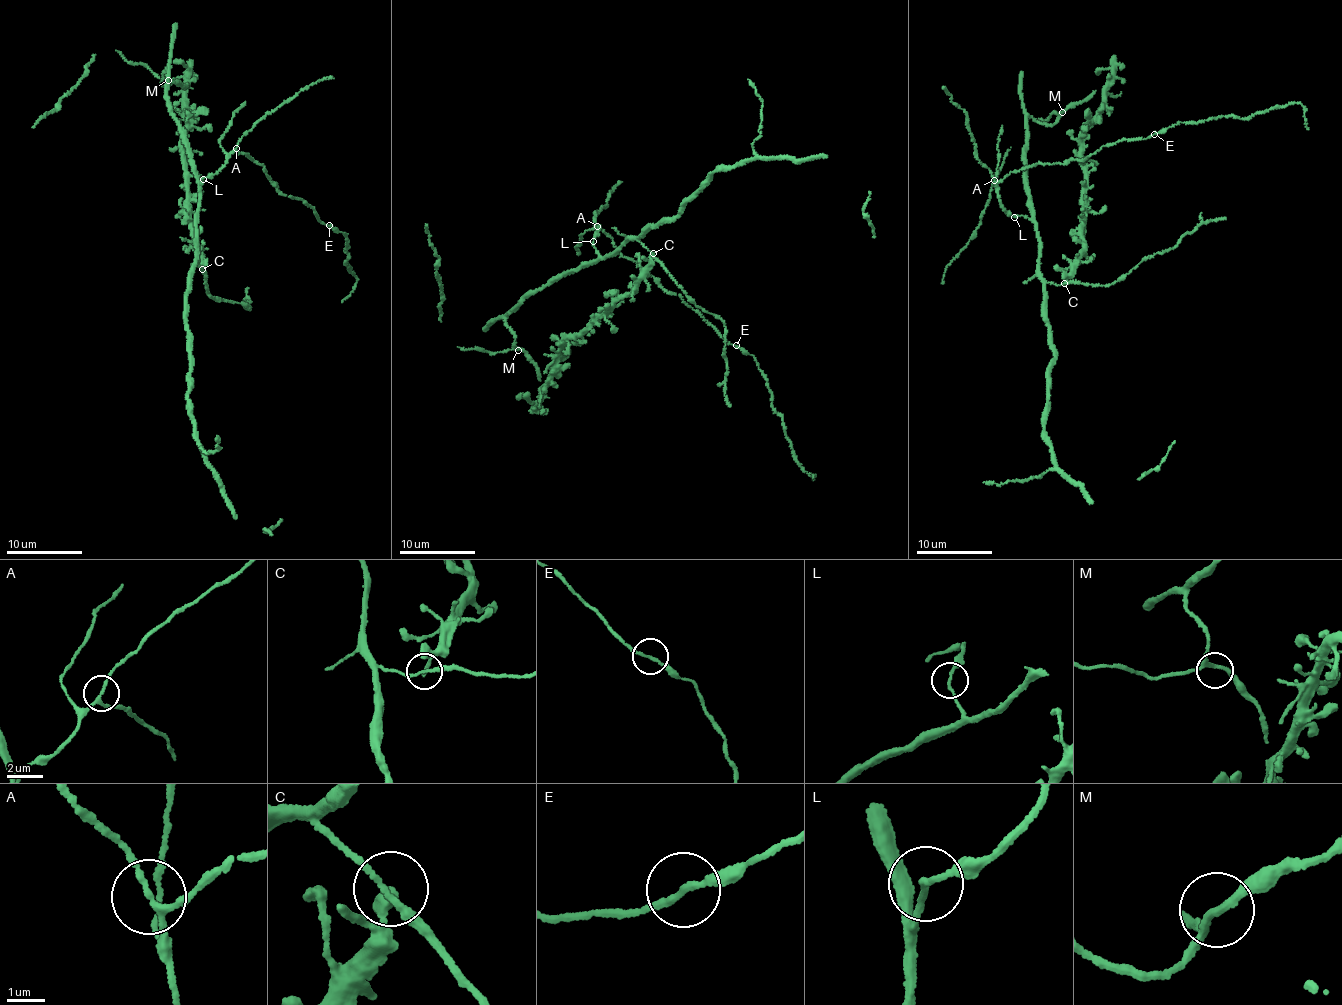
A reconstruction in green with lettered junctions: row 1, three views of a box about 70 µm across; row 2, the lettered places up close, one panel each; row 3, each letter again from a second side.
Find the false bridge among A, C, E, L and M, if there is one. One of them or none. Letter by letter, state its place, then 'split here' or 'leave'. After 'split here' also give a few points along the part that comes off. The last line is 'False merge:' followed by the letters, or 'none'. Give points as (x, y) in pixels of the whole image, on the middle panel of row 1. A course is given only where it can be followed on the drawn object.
A: at (597, 226); leave
C: at (653, 253); leave
E: at (736, 345); leave
L: at (593, 241); leave
M: at (518, 350); leave
False merge: none

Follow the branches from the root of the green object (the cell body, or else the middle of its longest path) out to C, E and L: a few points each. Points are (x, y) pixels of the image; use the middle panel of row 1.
C: (608, 256), (632, 237), (653, 253)
E: (608, 256), (599, 255), (594, 246), (598, 227), (619, 252), (639, 263), (664, 289), (681, 294), (736, 345)
L: (608, 256), (604, 258), (599, 255), (593, 241)

